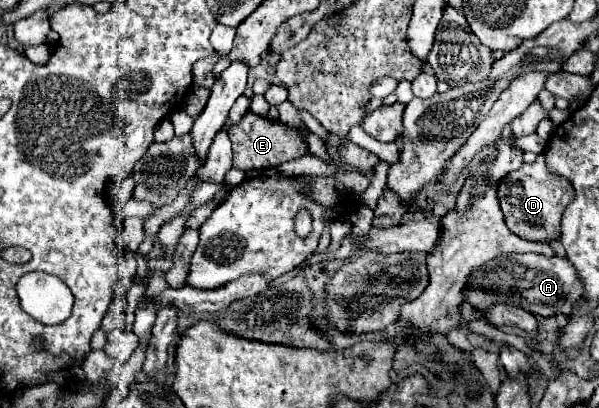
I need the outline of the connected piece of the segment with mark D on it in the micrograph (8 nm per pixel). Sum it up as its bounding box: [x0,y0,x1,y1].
[500,154,574,242]

